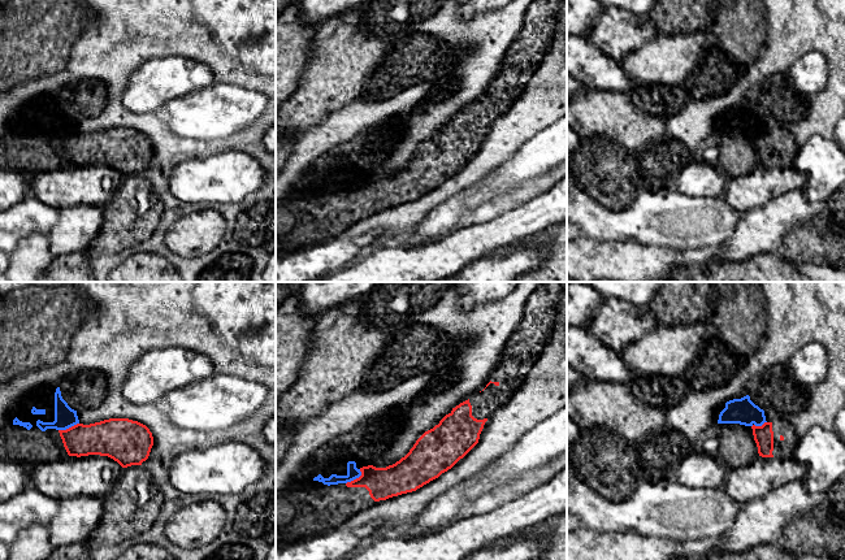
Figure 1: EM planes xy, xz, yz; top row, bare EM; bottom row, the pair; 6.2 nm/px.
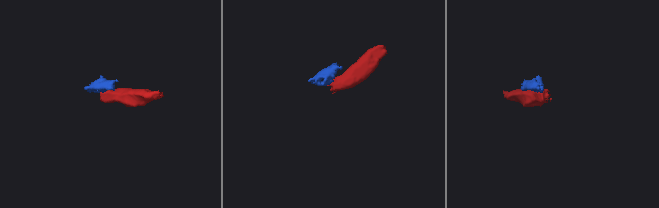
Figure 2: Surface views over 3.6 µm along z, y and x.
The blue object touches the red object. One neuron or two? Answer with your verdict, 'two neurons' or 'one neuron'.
two neurons

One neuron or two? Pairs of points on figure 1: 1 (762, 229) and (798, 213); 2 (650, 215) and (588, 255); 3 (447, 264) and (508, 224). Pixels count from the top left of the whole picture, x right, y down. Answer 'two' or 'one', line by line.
1: one
2: two
3: one

